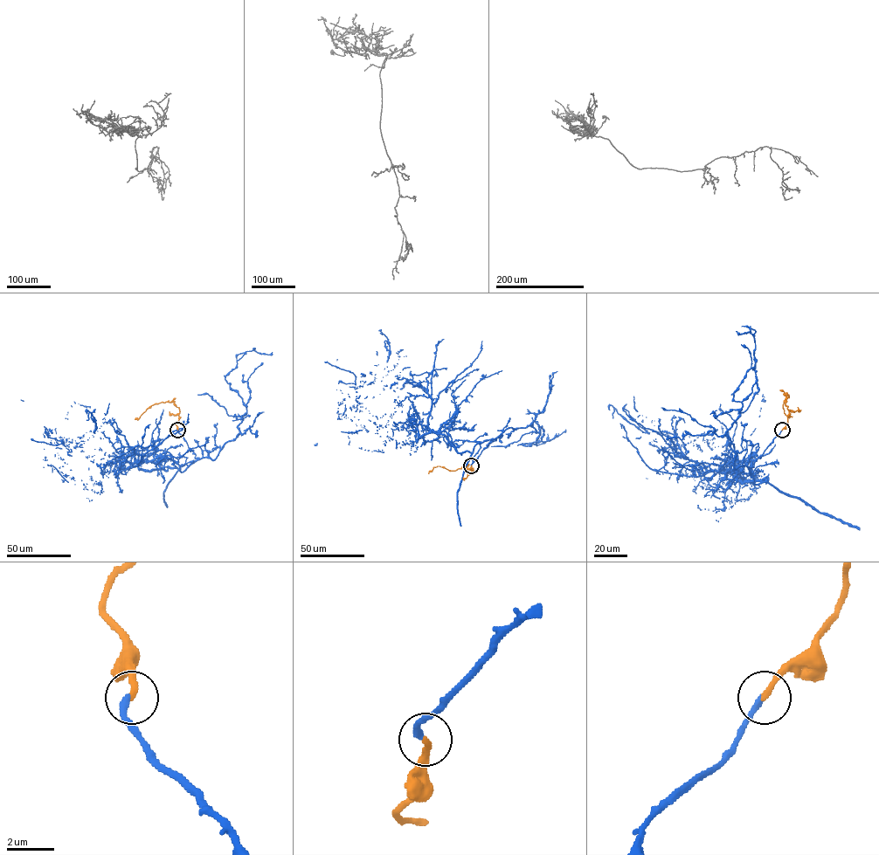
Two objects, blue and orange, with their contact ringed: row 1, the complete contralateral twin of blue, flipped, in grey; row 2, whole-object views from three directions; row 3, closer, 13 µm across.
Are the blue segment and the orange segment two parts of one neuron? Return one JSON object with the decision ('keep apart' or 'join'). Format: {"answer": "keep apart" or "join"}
{"answer": "join"}

